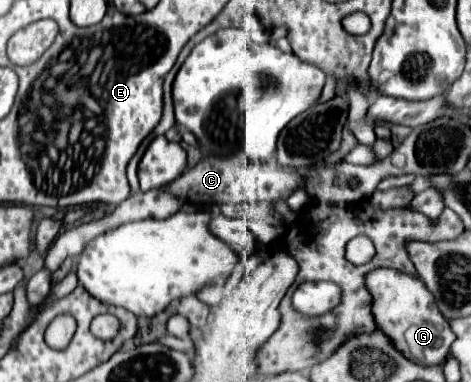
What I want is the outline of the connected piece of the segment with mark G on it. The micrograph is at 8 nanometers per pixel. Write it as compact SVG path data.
M376 268L364 276L366 288L372 294L372 314L380 330L392 338L398 350L406 358L418 364L442 364L454 342L454 332L448 320L436 308L434 296L426 290L424 282L416 274L406 274L394 268Z

